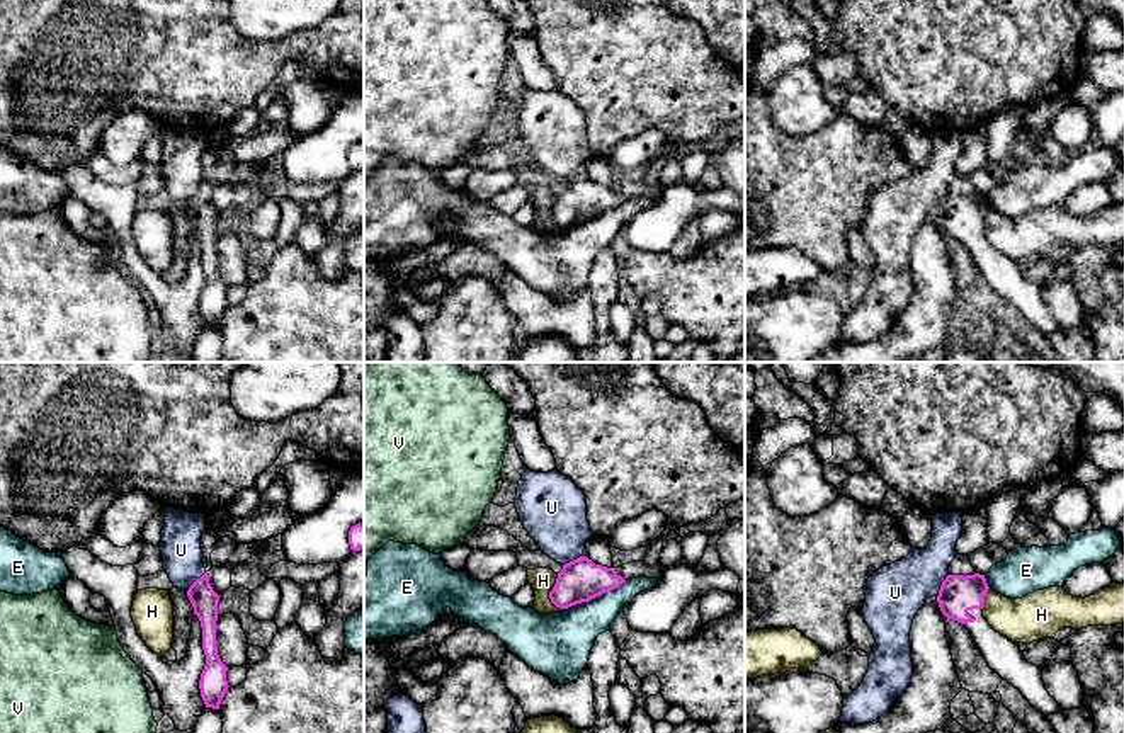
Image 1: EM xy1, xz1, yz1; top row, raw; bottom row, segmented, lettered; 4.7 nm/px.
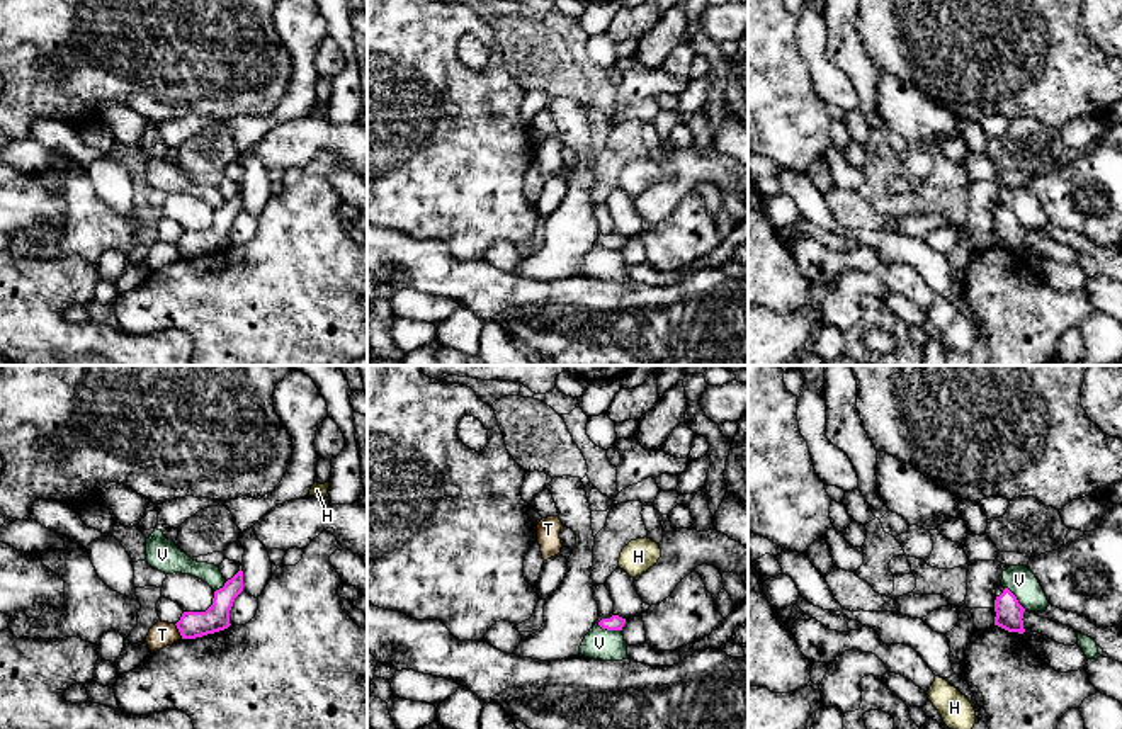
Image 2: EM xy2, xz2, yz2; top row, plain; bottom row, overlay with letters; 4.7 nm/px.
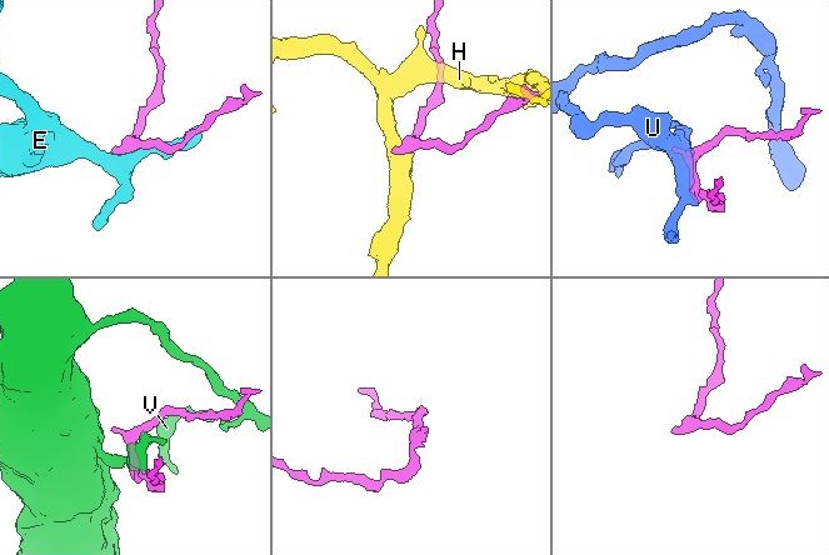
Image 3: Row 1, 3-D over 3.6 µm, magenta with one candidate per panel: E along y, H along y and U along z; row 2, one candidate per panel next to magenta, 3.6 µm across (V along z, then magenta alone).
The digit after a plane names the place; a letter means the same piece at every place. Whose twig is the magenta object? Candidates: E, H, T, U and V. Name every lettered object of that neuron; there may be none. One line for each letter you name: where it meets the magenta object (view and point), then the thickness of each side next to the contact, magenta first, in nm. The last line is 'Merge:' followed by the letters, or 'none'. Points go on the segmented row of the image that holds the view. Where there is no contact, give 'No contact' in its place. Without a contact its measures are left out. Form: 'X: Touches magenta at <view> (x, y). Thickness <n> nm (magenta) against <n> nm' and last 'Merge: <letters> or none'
Merge: none

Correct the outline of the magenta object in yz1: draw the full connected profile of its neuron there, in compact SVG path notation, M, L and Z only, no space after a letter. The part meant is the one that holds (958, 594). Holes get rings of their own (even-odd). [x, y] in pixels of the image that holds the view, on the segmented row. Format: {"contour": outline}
{"contour": "M947 575L937 602L947 619L966 626L988 667L1012 684L1044 716L1064 711L1046 690L1042 668L1029 663L1019 645L996 633L983 617L988 592L985 575Z"}

